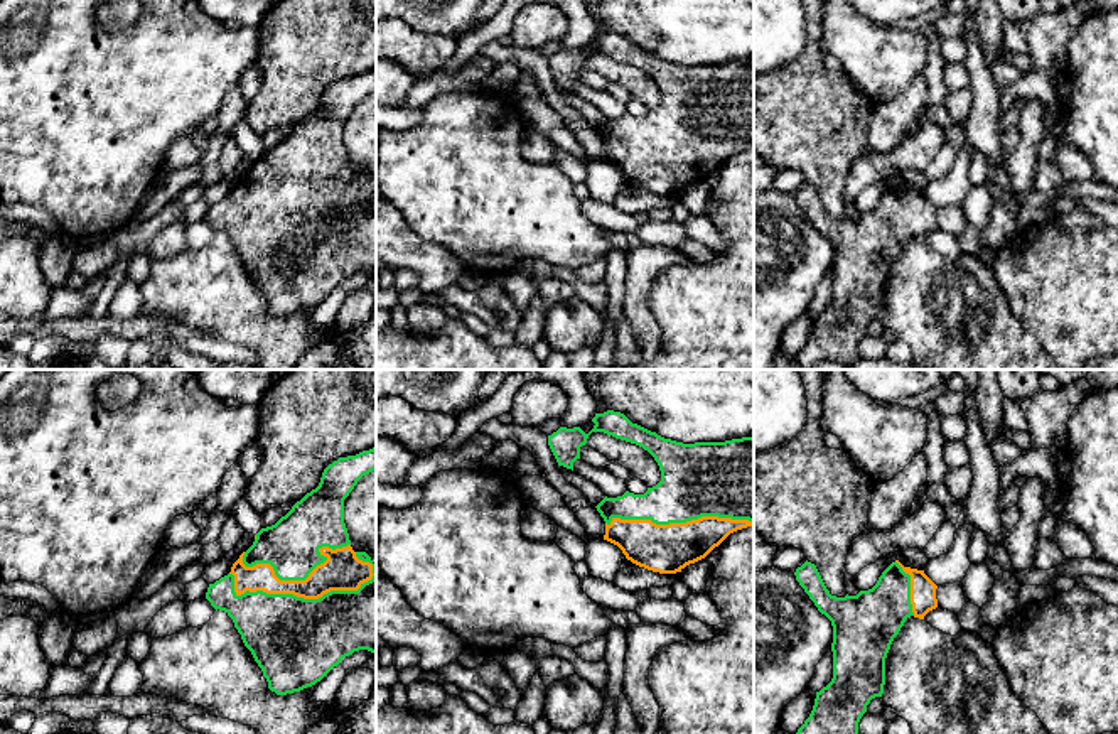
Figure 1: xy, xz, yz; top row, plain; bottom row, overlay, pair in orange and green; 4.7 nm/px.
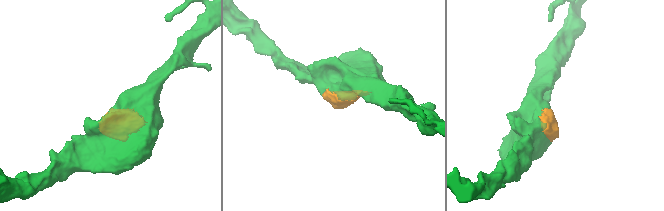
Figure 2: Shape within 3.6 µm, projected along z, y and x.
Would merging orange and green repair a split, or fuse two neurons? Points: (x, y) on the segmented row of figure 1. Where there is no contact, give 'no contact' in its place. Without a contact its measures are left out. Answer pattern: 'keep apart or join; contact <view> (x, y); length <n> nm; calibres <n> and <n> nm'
join; contact xy (295, 594); length 700 nm; calibres 180 and 420 nm

